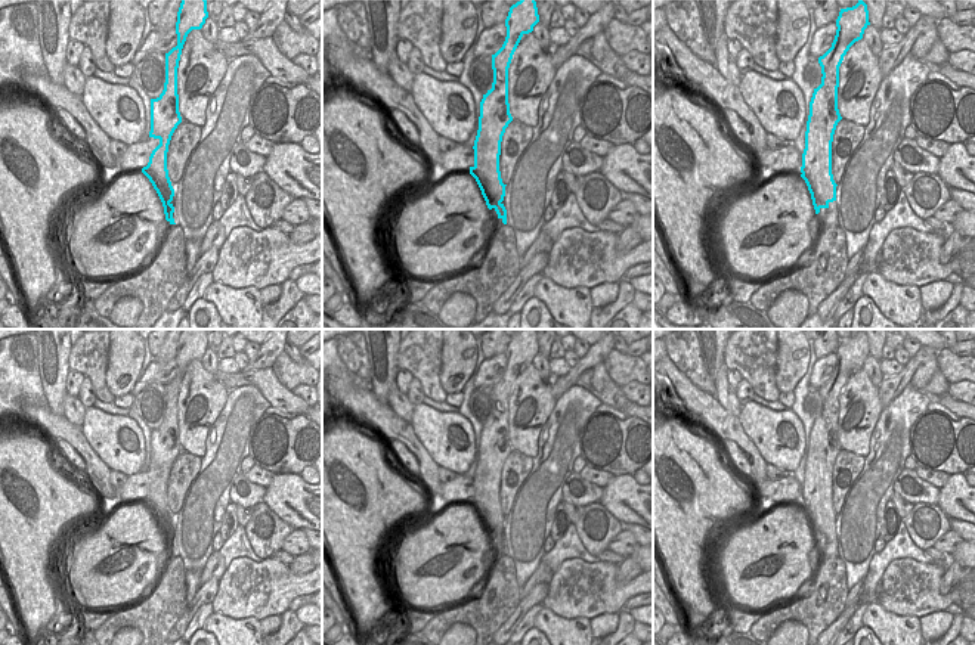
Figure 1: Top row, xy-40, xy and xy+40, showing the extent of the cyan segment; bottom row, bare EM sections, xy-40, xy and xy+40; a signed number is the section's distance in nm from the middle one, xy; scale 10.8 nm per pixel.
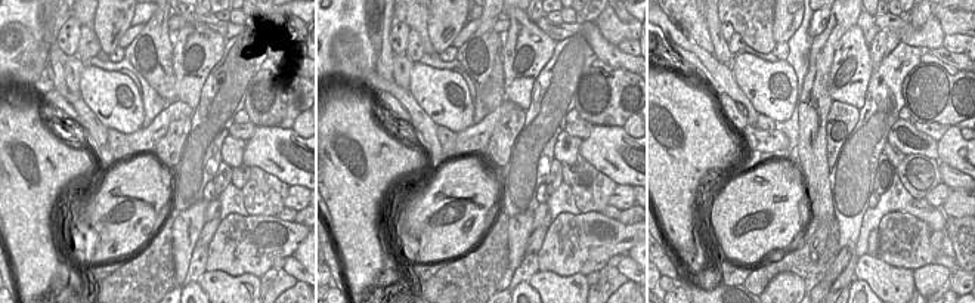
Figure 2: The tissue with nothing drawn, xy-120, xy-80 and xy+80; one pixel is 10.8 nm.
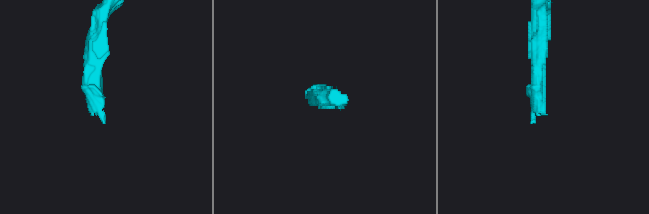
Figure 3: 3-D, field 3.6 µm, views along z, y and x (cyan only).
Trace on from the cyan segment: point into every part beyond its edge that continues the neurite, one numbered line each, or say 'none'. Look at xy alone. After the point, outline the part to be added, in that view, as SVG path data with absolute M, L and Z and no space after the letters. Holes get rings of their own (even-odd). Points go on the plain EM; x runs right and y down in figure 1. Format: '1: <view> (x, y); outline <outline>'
1: xy (495, 552); outline M495 539L489 540L489 549L490 549L492 559L498 559L504 555L502 549L498 548Z

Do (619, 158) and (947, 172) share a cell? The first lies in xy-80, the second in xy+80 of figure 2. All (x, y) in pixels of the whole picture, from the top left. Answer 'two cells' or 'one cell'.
two cells

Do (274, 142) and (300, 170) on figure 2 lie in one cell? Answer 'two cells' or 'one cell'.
one cell

